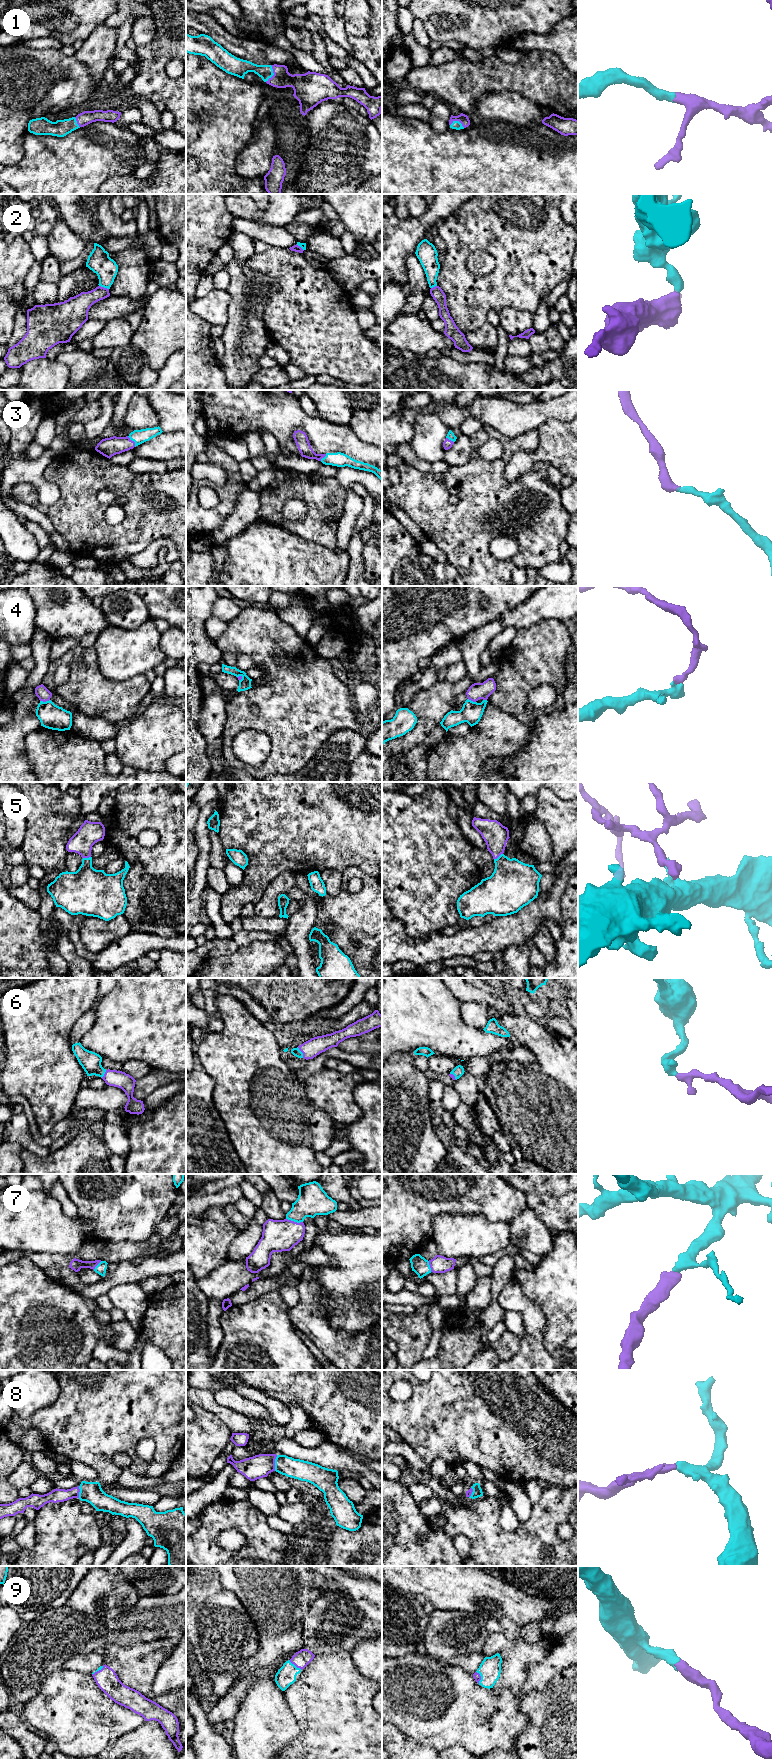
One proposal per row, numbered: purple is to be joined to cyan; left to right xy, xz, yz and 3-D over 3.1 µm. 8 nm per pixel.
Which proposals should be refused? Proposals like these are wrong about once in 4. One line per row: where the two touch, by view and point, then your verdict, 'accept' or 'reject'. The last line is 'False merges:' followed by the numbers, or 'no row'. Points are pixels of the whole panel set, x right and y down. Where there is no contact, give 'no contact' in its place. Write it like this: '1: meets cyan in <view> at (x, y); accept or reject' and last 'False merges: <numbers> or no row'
1: meets cyan in xz at (273, 74); accept
2: meets cyan in xy at (104, 287); reject
3: meets cyan in xy at (133, 440); accept
4: meets cyan in xy at (44, 702); reject
5: meets cyan in yz at (499, 856); accept
6: meets cyan in xz at (301, 1052); accept
7: meets cyan in xz at (294, 1221); accept
8: meets cyan in xz at (275, 1463); accept
9: meets cyan in yz at (481, 1677); accept
False merges: 2, 4

